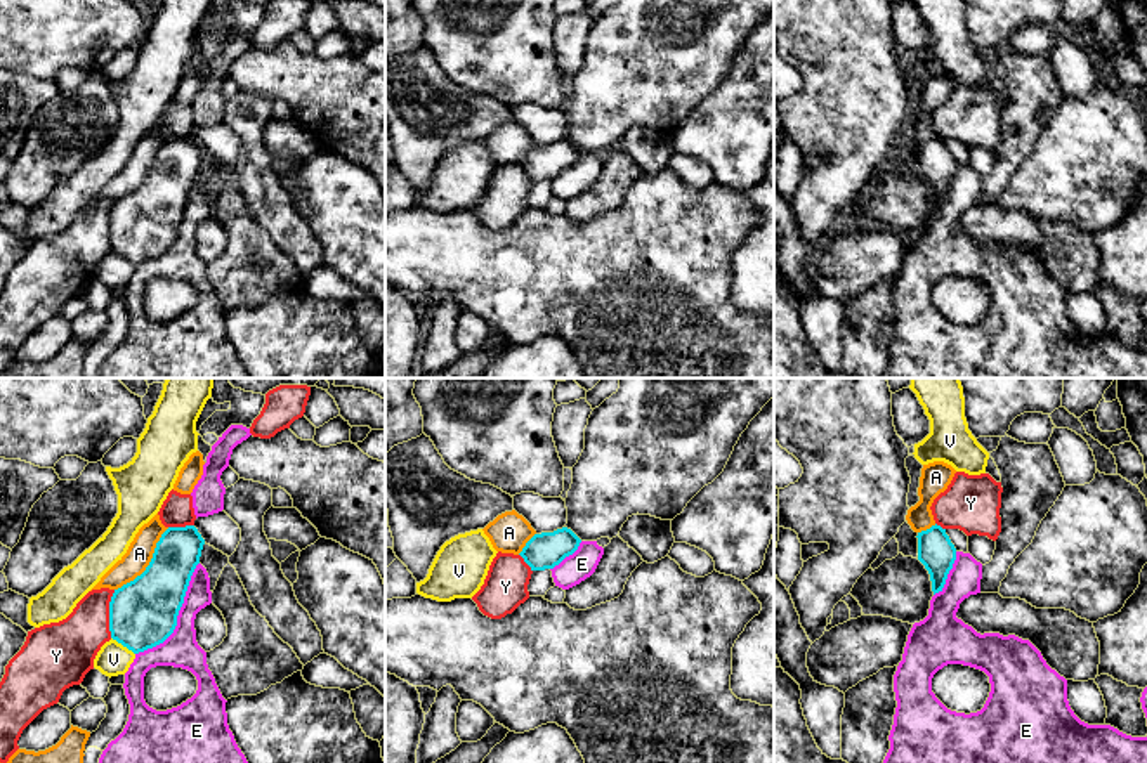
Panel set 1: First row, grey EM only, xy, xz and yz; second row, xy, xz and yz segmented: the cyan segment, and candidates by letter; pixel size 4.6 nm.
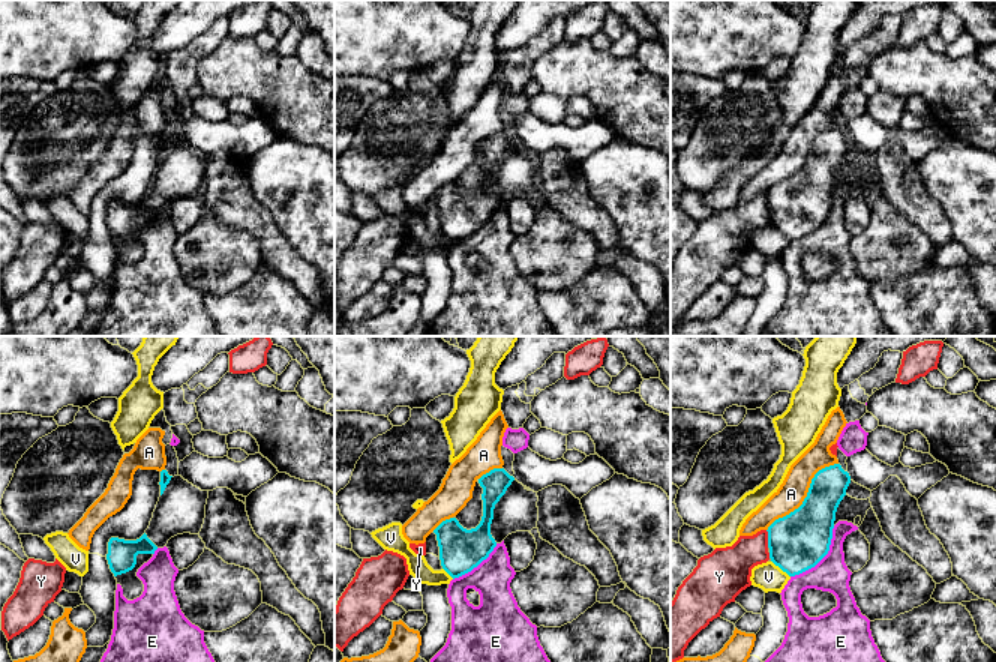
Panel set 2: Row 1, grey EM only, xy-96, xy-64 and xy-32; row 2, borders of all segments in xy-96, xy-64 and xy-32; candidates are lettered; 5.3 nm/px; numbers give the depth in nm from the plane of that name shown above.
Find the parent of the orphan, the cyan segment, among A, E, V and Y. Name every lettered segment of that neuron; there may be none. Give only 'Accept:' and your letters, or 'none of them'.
Accept: none of them

